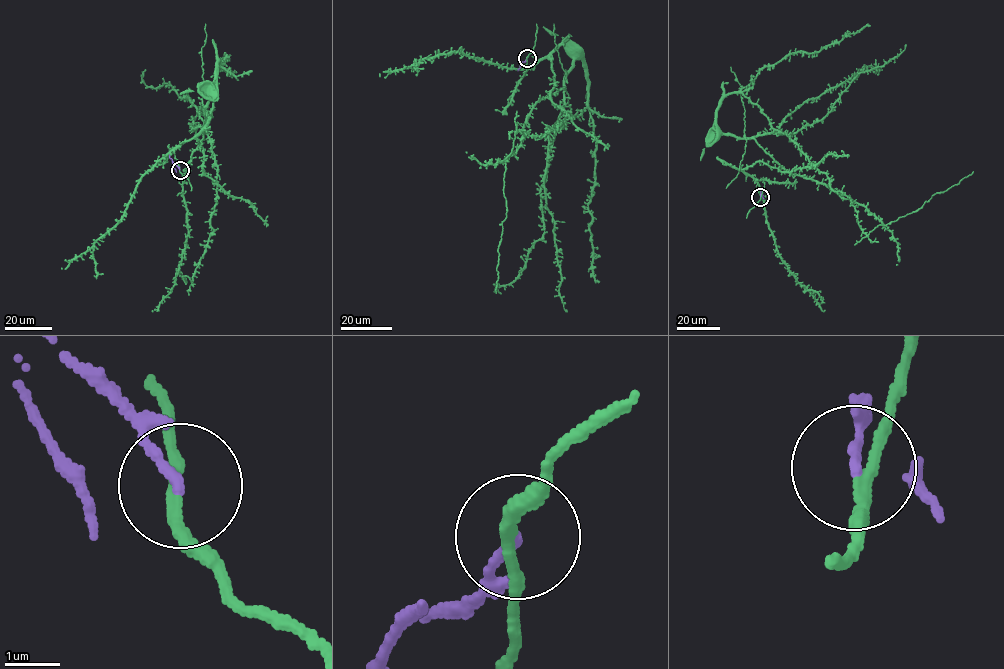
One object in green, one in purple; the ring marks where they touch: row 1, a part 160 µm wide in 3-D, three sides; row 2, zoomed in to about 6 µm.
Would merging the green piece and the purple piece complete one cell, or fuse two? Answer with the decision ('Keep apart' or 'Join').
Keep apart

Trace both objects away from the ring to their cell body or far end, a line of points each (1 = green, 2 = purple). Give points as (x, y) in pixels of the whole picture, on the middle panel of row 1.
1: (527, 58), (521, 77), (555, 51), (565, 81), (581, 59), (588, 107), (543, 136), (516, 130), (496, 293)
2: (527, 58), (517, 70)

